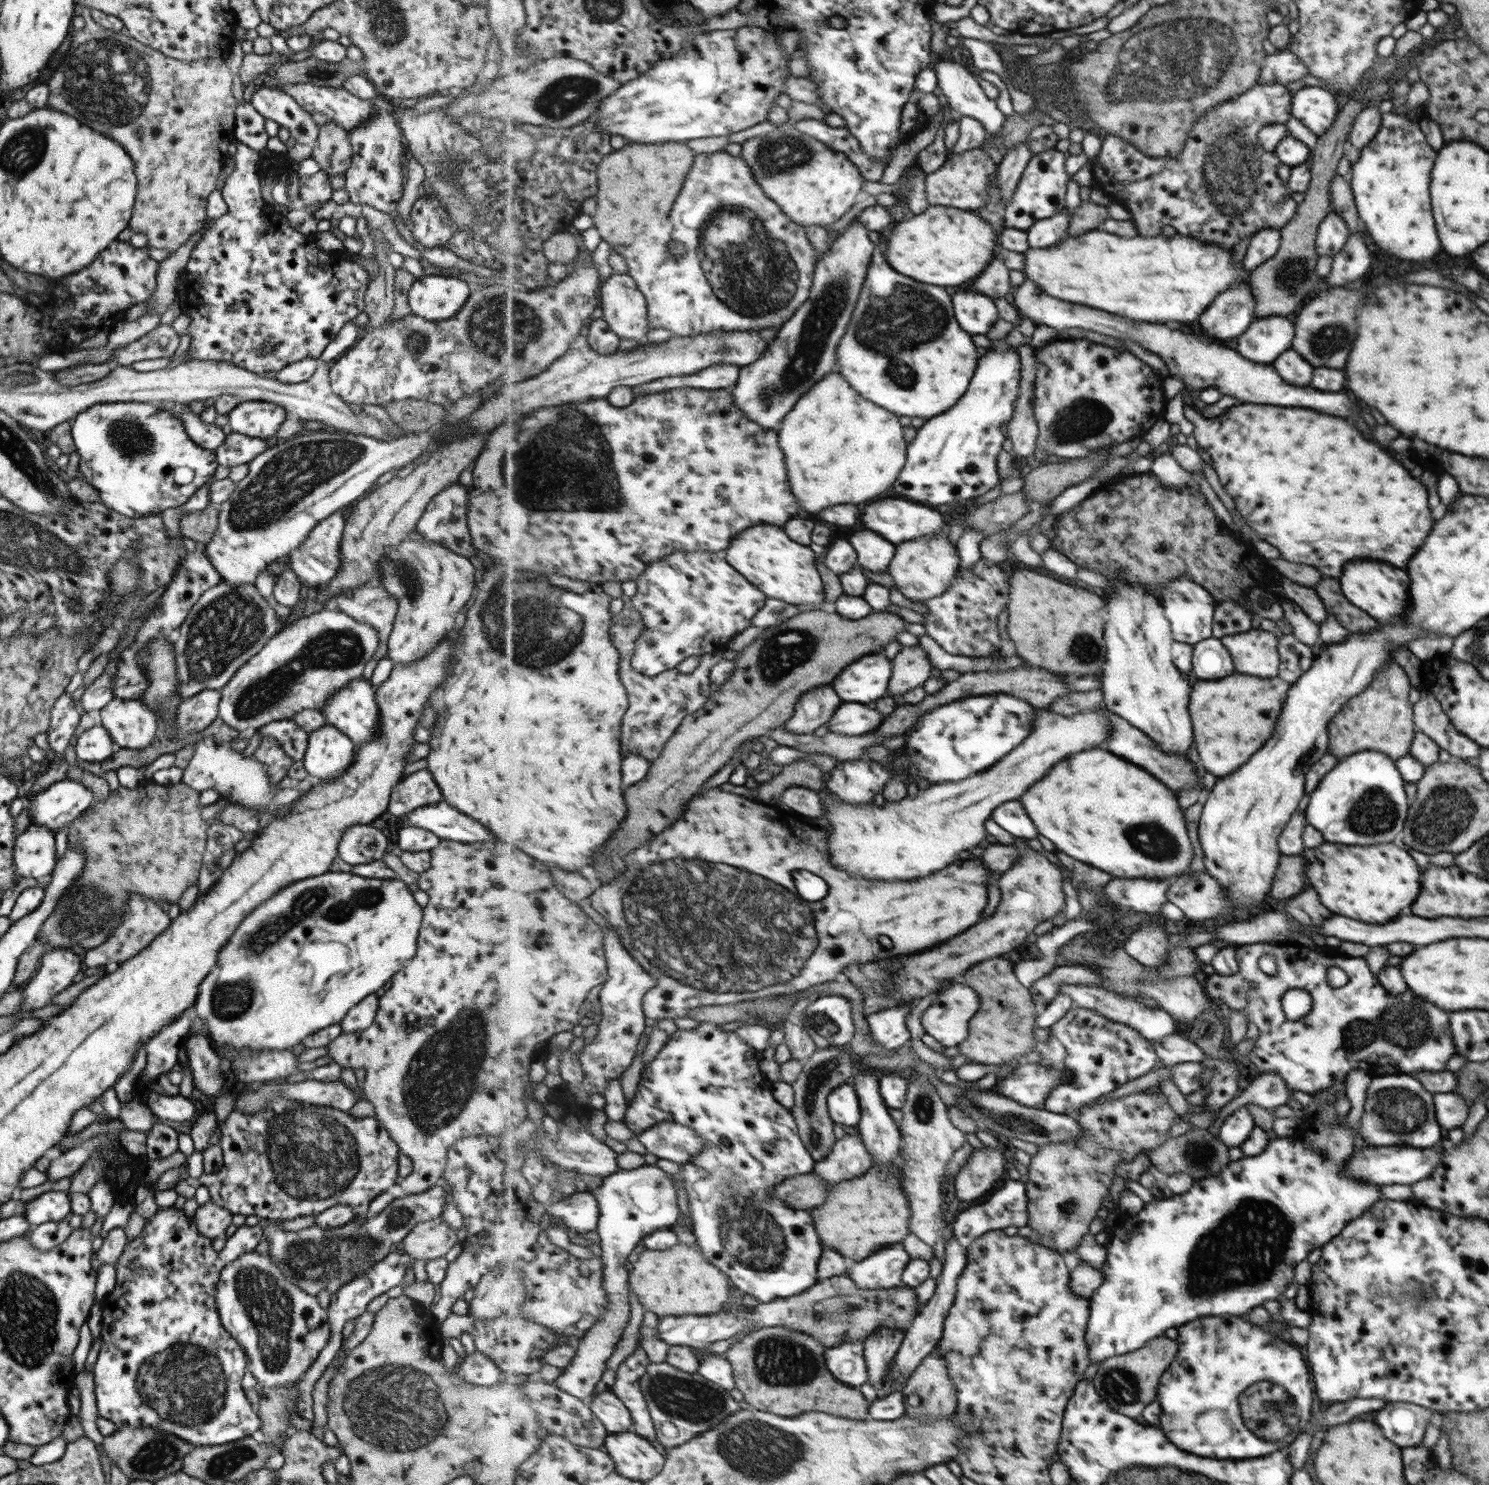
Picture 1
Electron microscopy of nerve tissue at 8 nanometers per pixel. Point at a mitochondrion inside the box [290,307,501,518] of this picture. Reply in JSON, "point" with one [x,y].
{"point":[415,343]}

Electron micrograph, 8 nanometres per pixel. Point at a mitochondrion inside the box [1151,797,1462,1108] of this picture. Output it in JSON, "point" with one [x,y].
{"point":[1395,1025]}

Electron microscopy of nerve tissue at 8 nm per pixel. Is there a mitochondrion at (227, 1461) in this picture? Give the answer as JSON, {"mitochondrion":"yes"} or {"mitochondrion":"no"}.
{"mitochondrion":"yes"}

